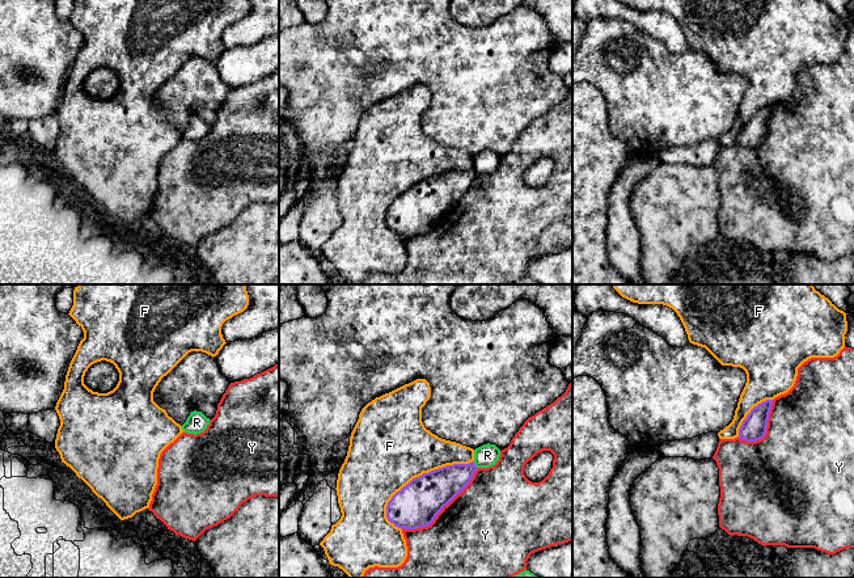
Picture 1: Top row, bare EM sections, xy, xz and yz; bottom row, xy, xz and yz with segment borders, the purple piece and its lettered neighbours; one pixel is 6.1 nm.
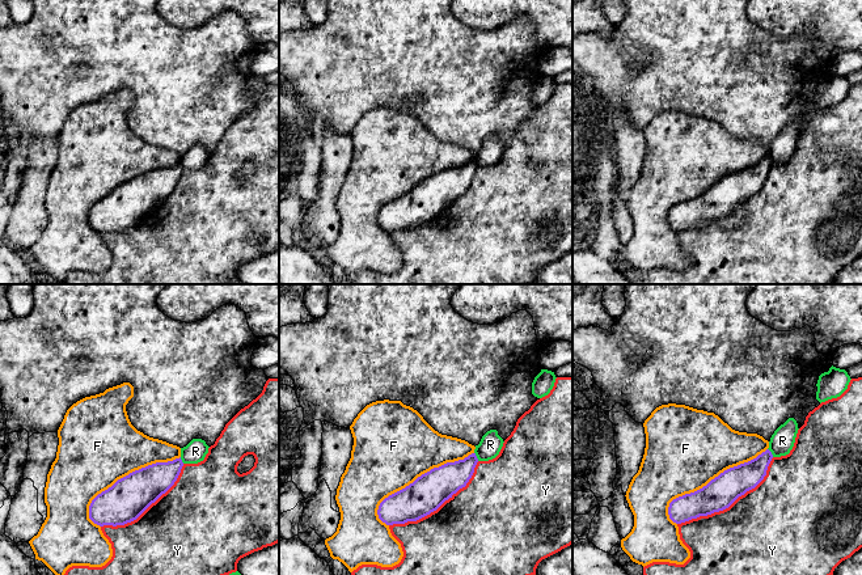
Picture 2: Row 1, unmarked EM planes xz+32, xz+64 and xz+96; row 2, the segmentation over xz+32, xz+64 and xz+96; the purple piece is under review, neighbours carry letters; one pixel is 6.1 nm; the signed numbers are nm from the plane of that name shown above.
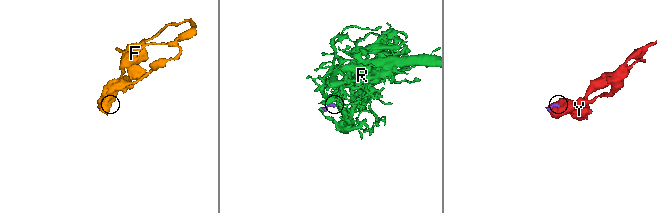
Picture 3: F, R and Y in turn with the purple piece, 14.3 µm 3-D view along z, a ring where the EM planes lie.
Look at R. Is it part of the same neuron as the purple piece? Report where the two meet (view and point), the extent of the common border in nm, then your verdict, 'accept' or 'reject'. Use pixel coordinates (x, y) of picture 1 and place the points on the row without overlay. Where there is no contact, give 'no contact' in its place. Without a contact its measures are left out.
xz (474, 171) | 50 nm | reject

